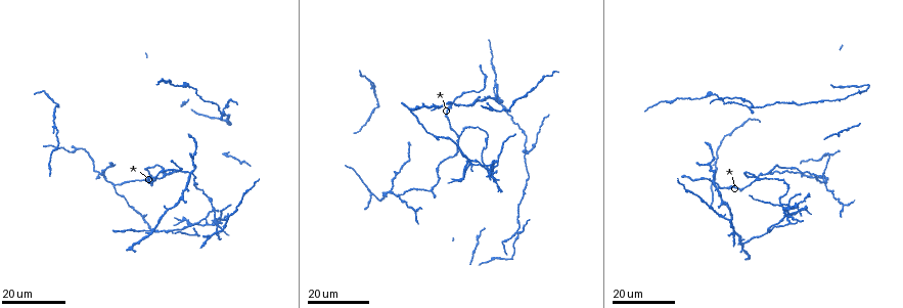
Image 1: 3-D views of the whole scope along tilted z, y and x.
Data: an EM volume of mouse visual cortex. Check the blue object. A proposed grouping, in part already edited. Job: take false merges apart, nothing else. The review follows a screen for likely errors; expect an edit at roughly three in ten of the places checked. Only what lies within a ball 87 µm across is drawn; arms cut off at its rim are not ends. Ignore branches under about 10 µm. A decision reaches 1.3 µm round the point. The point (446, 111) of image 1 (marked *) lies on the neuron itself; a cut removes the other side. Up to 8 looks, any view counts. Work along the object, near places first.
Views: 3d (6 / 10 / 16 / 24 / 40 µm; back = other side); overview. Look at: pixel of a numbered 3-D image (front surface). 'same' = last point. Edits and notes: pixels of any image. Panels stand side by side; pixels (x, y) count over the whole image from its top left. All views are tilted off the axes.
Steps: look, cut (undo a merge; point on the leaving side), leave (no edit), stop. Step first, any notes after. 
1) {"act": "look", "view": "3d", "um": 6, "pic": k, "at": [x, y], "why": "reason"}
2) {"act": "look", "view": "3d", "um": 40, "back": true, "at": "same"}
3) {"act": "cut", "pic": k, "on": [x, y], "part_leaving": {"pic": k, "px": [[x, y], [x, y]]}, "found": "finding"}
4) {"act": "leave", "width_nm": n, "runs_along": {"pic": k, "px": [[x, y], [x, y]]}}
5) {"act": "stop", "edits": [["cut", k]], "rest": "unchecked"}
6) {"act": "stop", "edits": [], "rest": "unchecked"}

{"act": "look", "view": "3d", "um": 24, "pic": 1, "at": [458, 138], "why": "arms part here"}

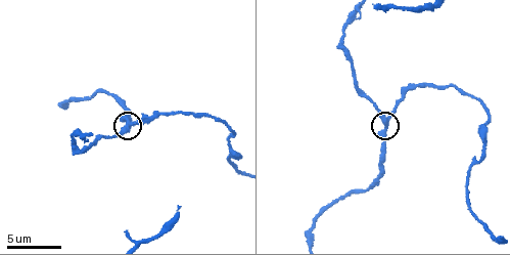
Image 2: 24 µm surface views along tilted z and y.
{"act": "look", "view": "3d", "um": 10, "pic": 2, "at": [127, 125], "why": "closer look"}

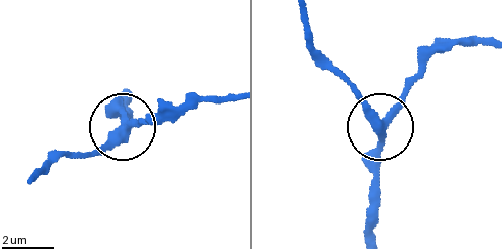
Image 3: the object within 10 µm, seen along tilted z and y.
{"act": "leave", "arms": 3, "runs_along": {"pic": 3, "px": [[305, 16], [309, 44], [377, 118], [424, 71]]}, "found": "all the same neuron"}

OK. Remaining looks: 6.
{"act": "look", "view": "3d", "um": 16, "pic": 1, "at": [533, 142]}

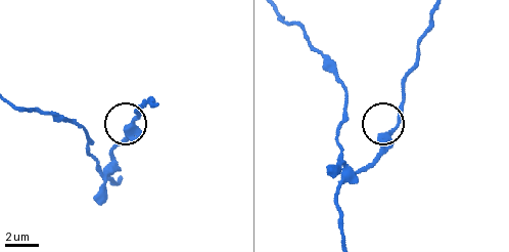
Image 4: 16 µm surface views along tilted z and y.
{"act": "look", "view": "3d", "um": 10, "pic": 4, "at": [397, 127], "why": "zoom in"}

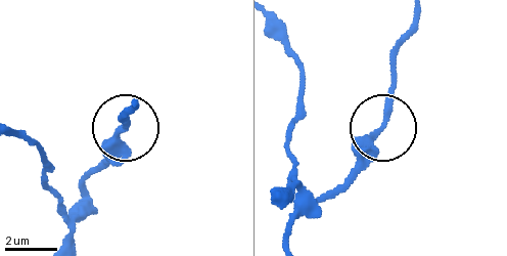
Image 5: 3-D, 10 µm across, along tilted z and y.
{"act": "leave", "found": "continuous, no second neuron"}

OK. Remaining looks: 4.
{"act": "look", "view": "3d", "um": 16, "pic": 1, "at": [223, 112], "why": "three arms meet"}

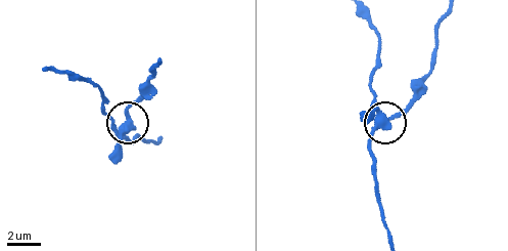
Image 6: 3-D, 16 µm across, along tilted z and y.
{"act": "look", "view": "3d", "um": 10, "pic": 6, "at": [379, 125]}

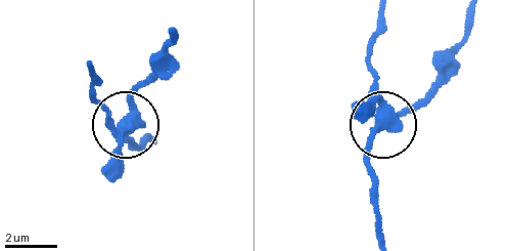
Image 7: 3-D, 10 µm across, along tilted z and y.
{"act": "leave", "found": "continuous, no second neuron"}

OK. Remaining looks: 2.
{"act": "look", "view": "3d", "um": 24, "pic": 1, "at": [56, 127], "why": "three arms meet"}

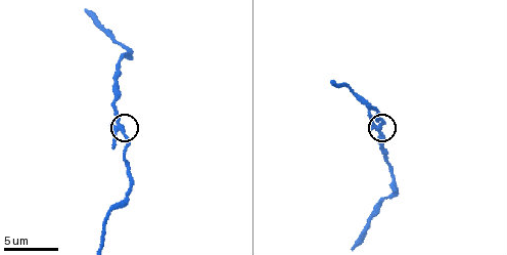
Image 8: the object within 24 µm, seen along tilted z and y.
{"act": "look", "view": "3d", "um": 10, "pic": 8, "at": [125, 135], "why": "closer look"}

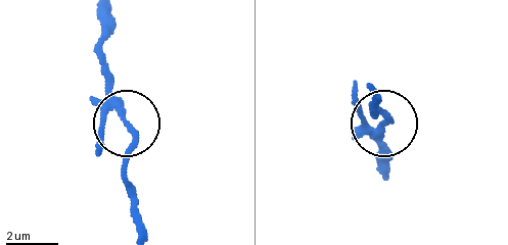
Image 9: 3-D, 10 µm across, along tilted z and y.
{"act": "leave", "width_nm": 170, "runs_along": {"pic": 9, "px": [[107, 14], [103, 89], [134, 139], [128, 182]]}, "found": "continuous, no second neuron"}

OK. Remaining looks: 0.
{"act": "stop", "edits": [], "rest": "unchecked"}

